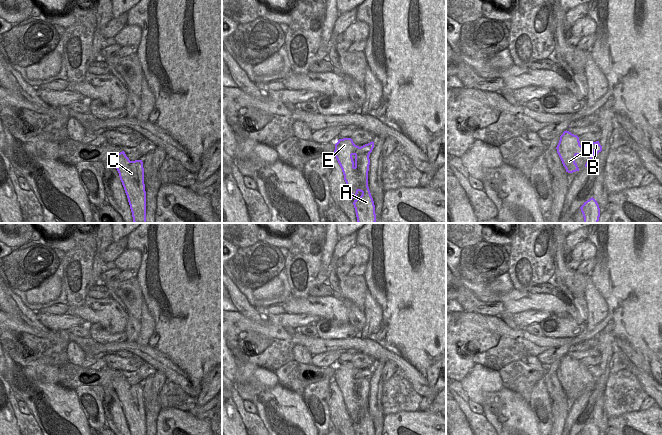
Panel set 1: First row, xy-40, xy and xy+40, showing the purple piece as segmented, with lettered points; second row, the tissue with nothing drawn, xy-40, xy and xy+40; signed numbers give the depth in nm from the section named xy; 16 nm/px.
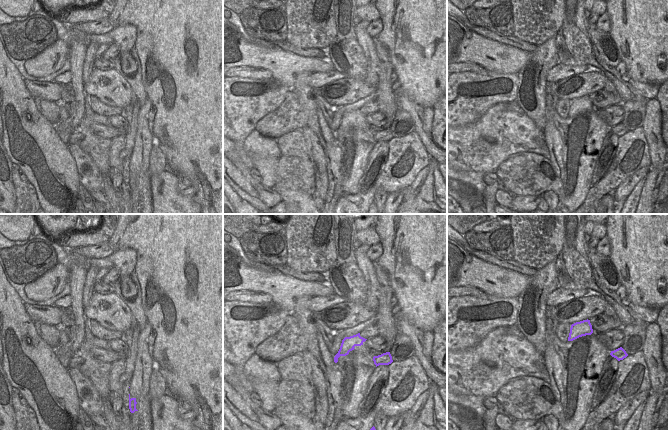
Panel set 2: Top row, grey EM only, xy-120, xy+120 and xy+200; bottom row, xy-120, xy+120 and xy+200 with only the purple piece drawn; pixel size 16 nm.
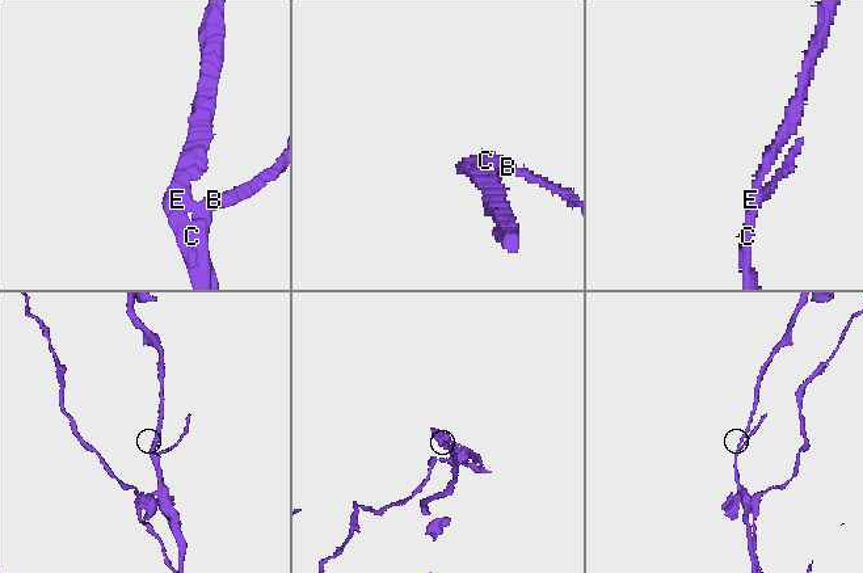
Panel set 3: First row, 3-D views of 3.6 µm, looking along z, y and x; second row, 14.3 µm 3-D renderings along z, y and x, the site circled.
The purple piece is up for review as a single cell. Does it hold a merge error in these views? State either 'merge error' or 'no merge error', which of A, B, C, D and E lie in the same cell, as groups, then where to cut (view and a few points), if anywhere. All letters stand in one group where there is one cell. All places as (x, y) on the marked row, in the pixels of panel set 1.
merge error; A C D E / B; cut in xy along (355, 151), (357, 154), (369, 154)

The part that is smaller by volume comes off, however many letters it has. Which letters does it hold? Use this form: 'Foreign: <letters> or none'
Foreign: B

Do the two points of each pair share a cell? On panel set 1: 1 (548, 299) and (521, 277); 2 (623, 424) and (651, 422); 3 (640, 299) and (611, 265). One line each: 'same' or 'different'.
1: different
2: same
3: same

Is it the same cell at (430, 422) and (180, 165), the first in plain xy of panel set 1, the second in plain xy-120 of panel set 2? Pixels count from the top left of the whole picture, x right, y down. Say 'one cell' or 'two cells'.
two cells

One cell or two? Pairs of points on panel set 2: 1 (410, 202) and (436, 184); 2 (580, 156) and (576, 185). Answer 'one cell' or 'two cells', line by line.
1: one cell
2: one cell

